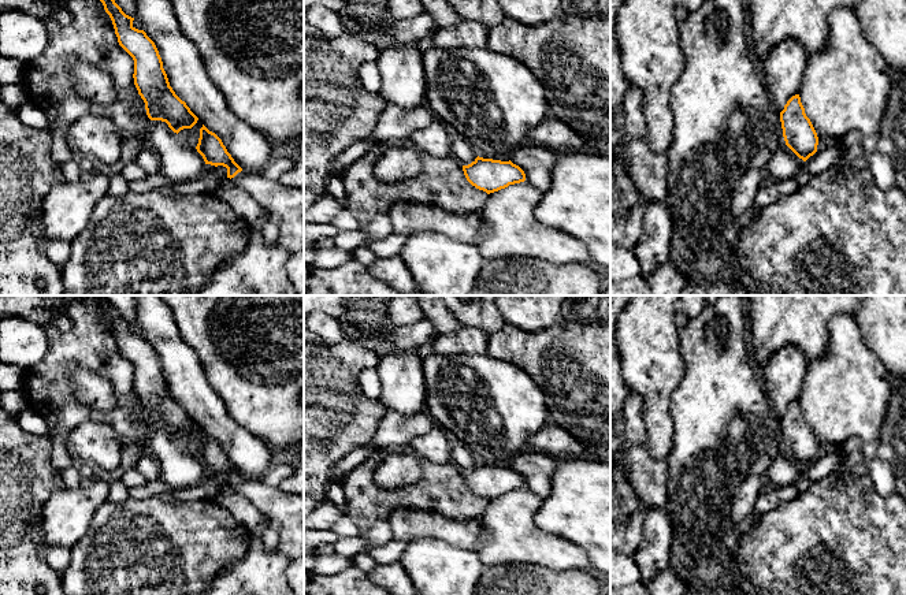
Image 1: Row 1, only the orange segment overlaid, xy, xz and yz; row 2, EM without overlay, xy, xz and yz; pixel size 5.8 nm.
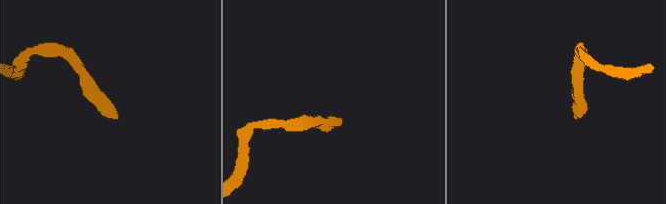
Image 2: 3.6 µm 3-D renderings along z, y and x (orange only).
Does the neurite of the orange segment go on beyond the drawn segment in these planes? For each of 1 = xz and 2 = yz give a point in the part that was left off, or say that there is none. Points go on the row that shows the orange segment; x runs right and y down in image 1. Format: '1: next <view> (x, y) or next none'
1: next none
2: next none

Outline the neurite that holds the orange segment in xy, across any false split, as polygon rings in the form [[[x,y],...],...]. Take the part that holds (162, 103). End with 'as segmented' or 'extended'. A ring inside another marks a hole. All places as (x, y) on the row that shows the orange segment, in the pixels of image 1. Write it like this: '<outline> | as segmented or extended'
[[[115,0],[100,1],[112,21],[119,45],[134,60],[134,85],[145,103],[148,118],[166,122],[177,134],[192,129],[198,118],[170,86],[155,42],[144,30],[133,26],[134,18],[126,15]]] | as segmented

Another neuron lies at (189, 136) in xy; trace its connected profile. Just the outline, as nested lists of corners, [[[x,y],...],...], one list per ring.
[[[198,119],[197,123],[192,129],[183,129],[177,135],[179,137],[181,141],[187,144],[189,146],[196,148],[198,144],[201,127],[203,127],[203,123]]]

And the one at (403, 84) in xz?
[[[385,45],[376,59],[382,83],[379,94],[402,108],[416,108],[426,101],[426,75],[419,45]]]

